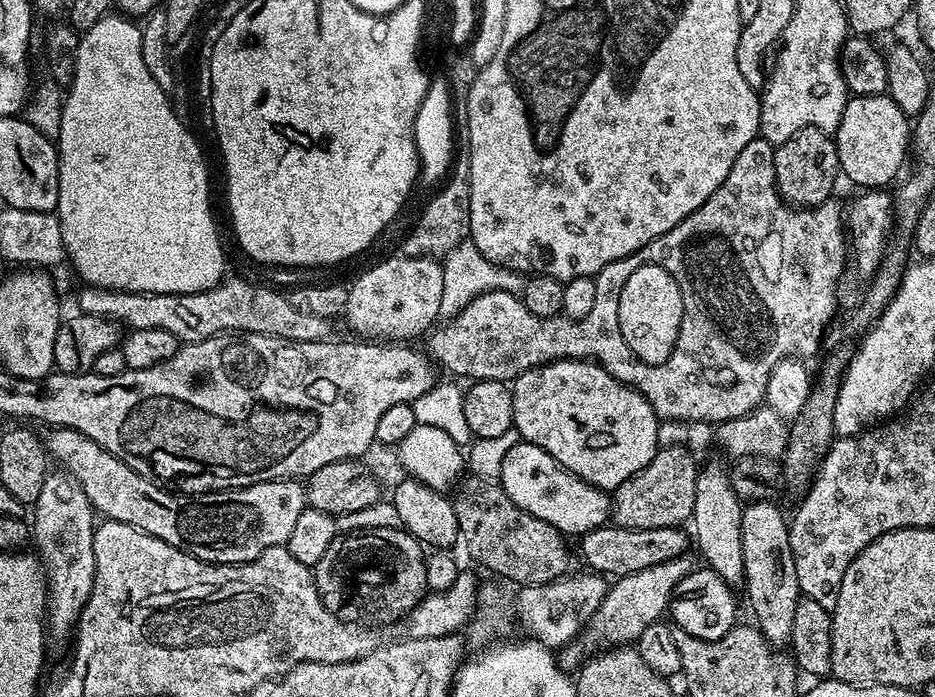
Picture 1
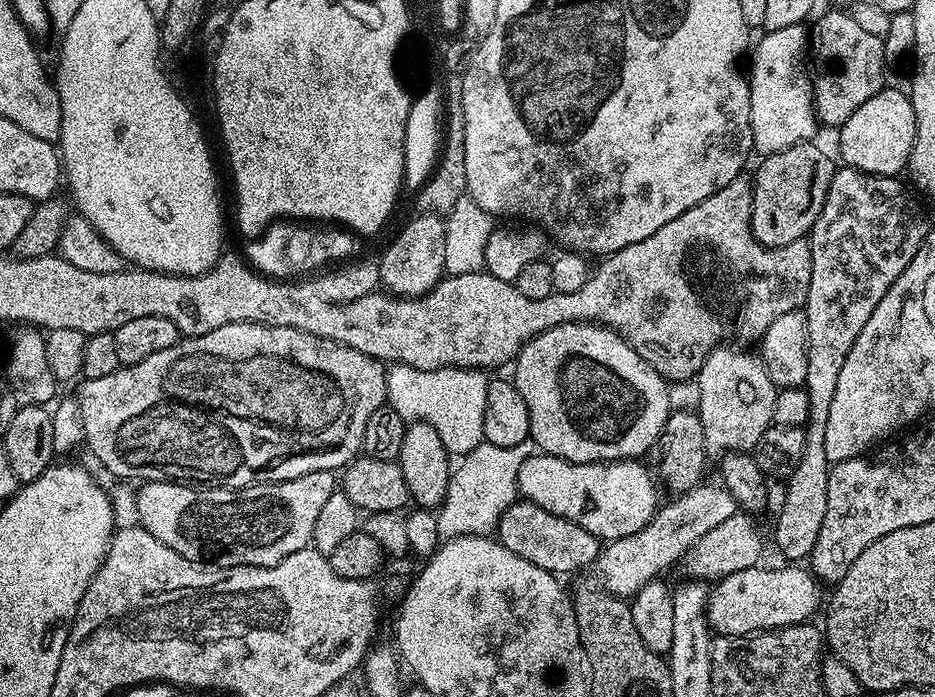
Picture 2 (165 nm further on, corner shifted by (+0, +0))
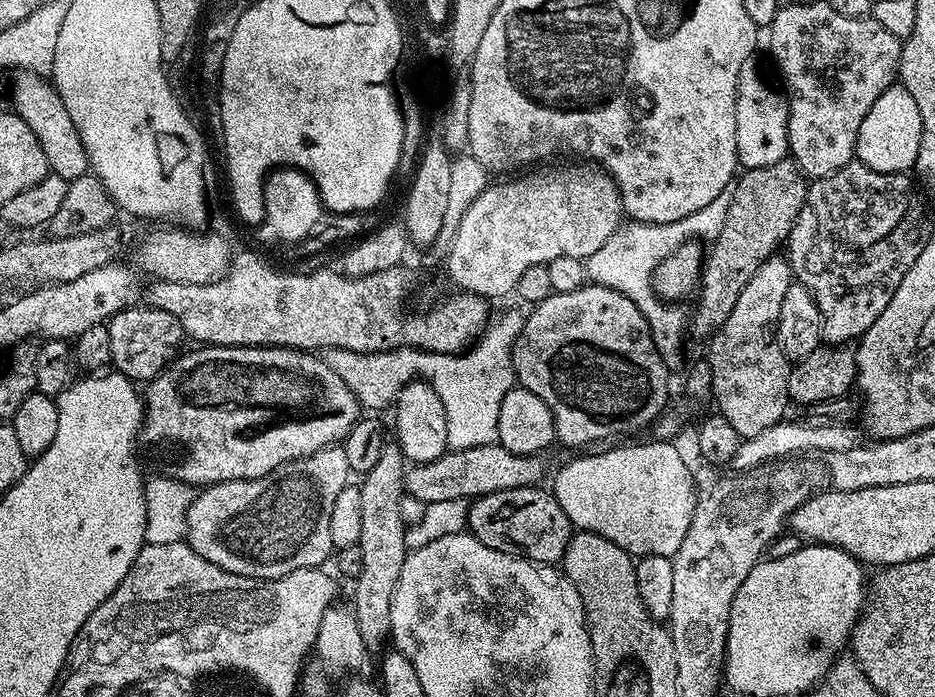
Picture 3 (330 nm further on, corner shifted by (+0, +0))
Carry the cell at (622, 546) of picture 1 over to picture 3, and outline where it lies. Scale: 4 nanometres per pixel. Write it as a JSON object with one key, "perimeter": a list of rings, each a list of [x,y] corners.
{"perimeter":[[[543,487],[511,488],[491,492],[489,496],[475,497],[468,504],[467,531],[478,542],[511,556],[521,556],[534,562],[559,565],[574,529],[566,510],[558,506],[556,497]]]}

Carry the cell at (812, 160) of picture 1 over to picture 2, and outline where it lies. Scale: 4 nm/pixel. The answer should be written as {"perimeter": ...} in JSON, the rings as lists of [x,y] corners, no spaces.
{"perimeter":[[[816,142],[795,144],[763,157],[752,180],[752,237],[762,246],[777,248],[809,235],[826,202],[834,164]]]}

